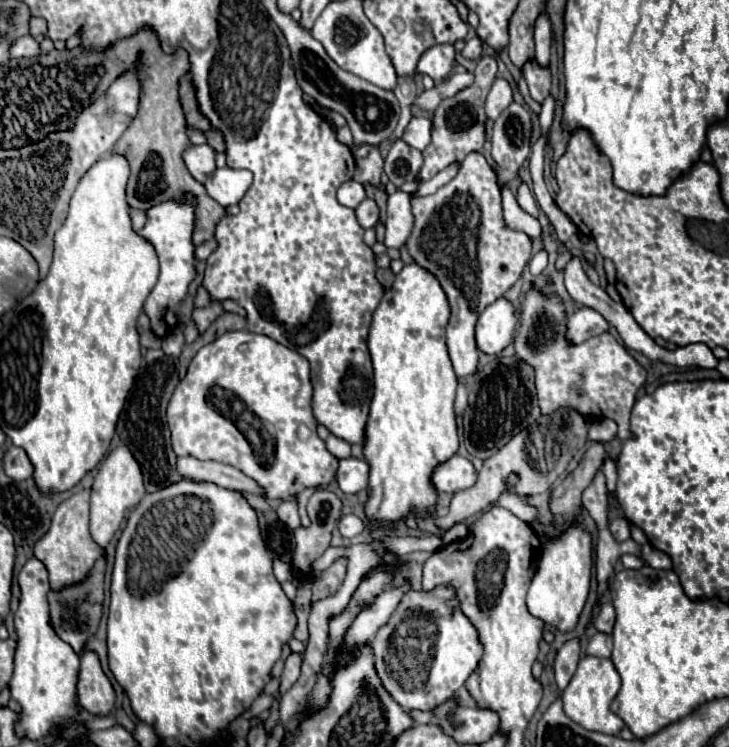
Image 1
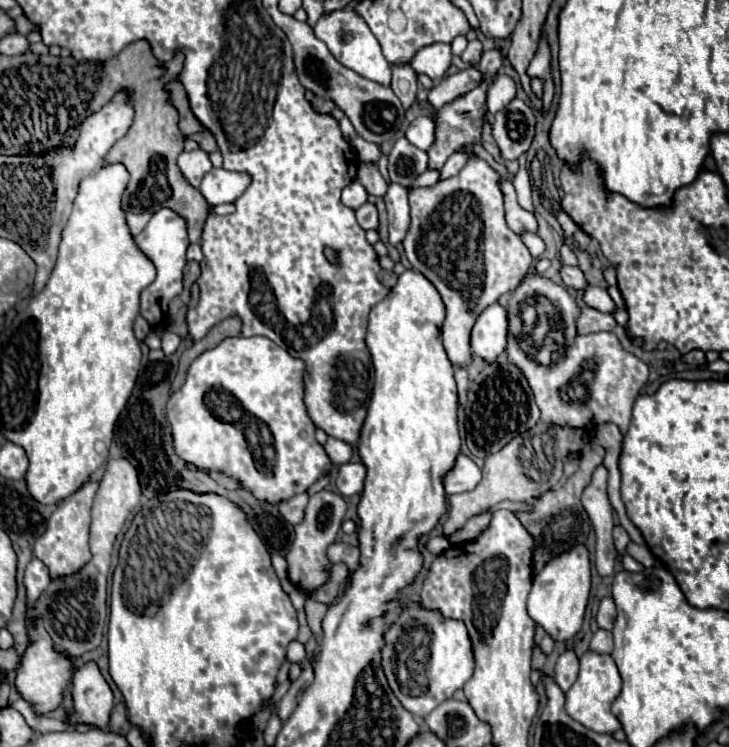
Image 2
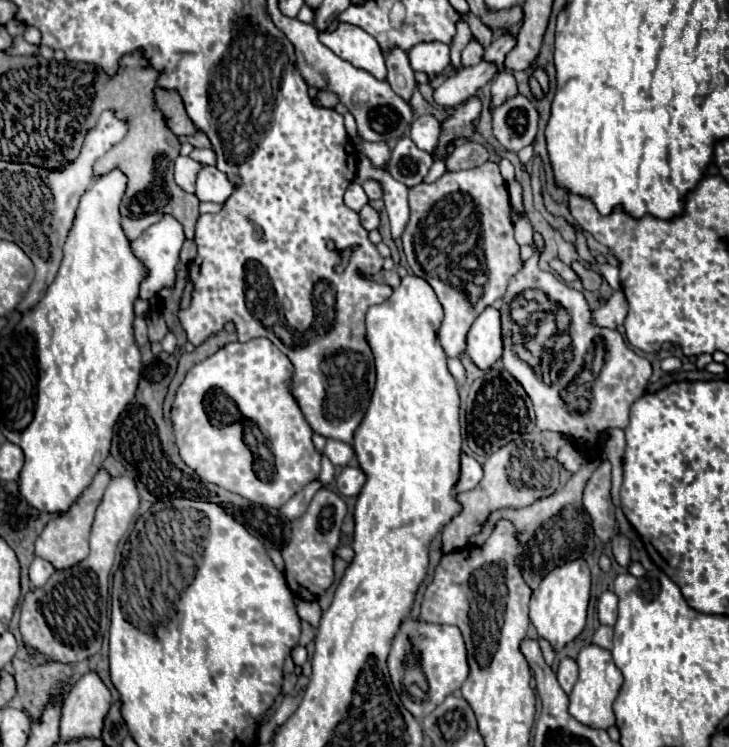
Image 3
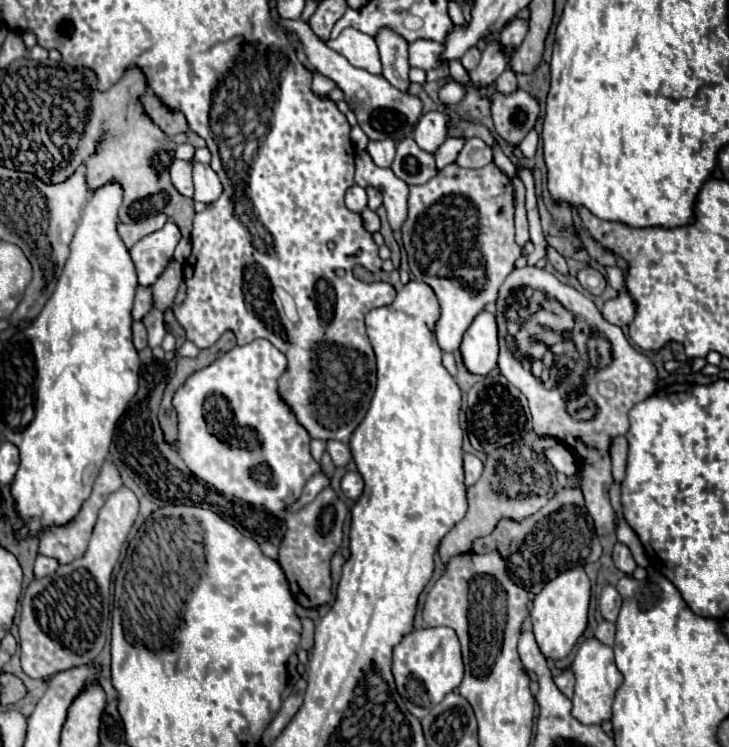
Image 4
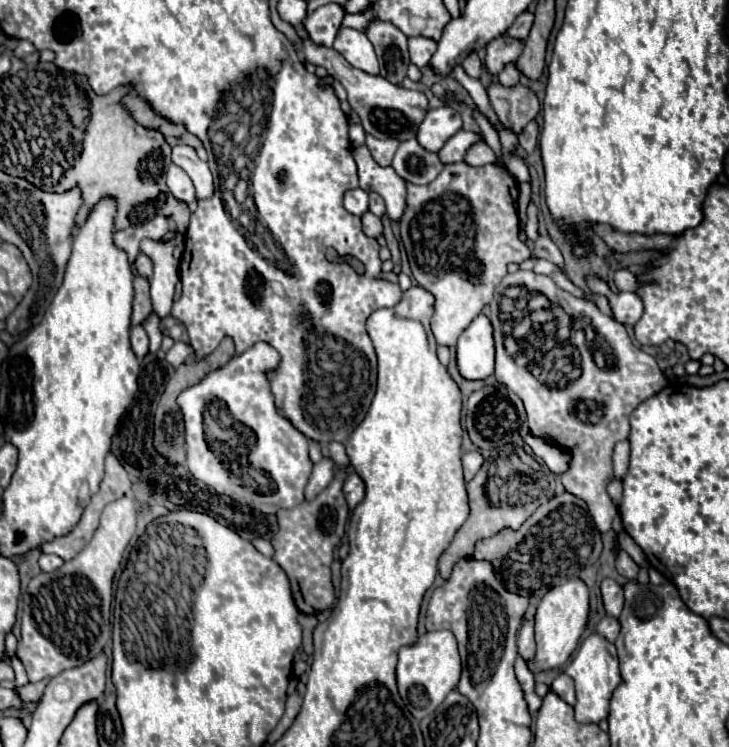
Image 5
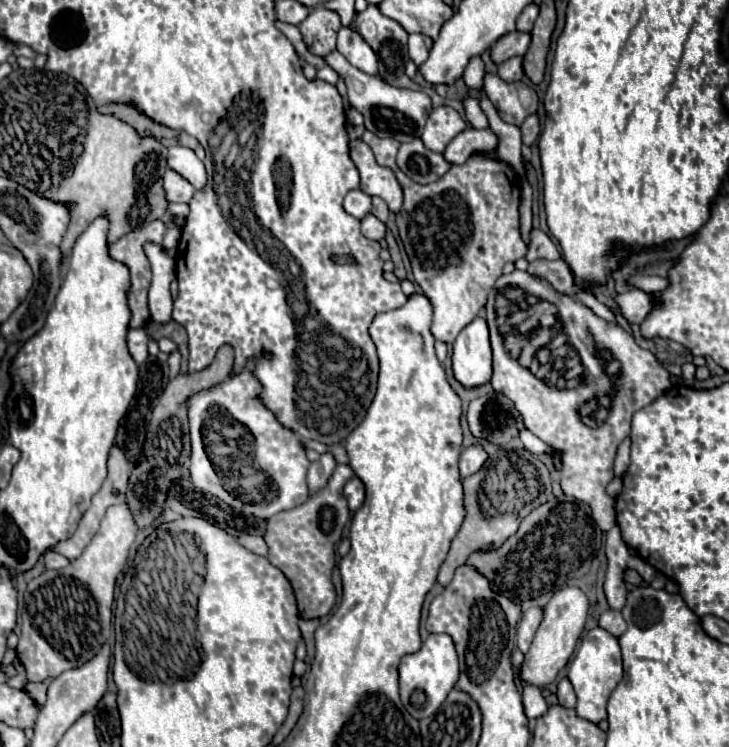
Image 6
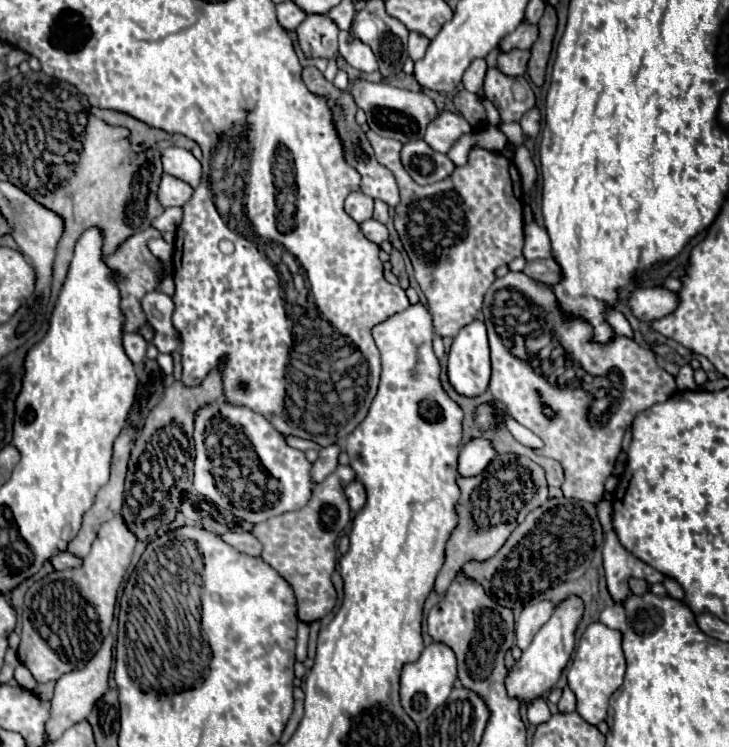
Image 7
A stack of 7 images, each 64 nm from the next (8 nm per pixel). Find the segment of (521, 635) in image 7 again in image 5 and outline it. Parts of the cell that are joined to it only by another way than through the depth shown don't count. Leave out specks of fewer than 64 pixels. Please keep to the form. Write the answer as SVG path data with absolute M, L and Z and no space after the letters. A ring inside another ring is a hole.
M526 618L518 630L518 652L524 660L534 656L534 618Z

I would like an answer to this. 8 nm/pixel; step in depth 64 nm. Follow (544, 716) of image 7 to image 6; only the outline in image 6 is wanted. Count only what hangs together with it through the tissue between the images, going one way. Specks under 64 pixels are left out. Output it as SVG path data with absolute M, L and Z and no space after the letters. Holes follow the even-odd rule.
M524 686L522 688L522 700L524 700L524 710L526 710L526 716L532 720L532 718L540 718L548 712L548 704L544 700L544 696L540 694L540 690L536 686Z

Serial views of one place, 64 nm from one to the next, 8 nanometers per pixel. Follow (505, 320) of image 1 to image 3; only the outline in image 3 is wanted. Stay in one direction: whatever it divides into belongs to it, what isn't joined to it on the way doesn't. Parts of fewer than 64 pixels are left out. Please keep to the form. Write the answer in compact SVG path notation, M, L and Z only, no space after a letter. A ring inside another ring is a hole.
M486 308L474 320L466 338L466 354L480 370L490 370L502 356L500 312L496 308Z

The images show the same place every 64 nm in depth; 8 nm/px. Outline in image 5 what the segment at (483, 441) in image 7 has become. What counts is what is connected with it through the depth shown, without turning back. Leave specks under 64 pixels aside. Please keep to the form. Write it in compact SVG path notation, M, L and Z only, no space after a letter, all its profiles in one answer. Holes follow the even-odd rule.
M478 450L464 452L464 456L462 456L462 466L464 466L464 476L466 476L466 480L470 480L470 478L480 470L482 462L484 462L484 458L482 458L482 454L480 454Z

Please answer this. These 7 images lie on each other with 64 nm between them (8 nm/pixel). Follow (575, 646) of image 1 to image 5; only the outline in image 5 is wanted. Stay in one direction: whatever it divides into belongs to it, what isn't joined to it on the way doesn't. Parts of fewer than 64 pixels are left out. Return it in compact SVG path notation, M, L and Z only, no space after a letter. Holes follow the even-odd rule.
M560 674L554 684L552 684L552 690L570 706L576 704L576 694L574 694L574 680L568 676L568 674Z

